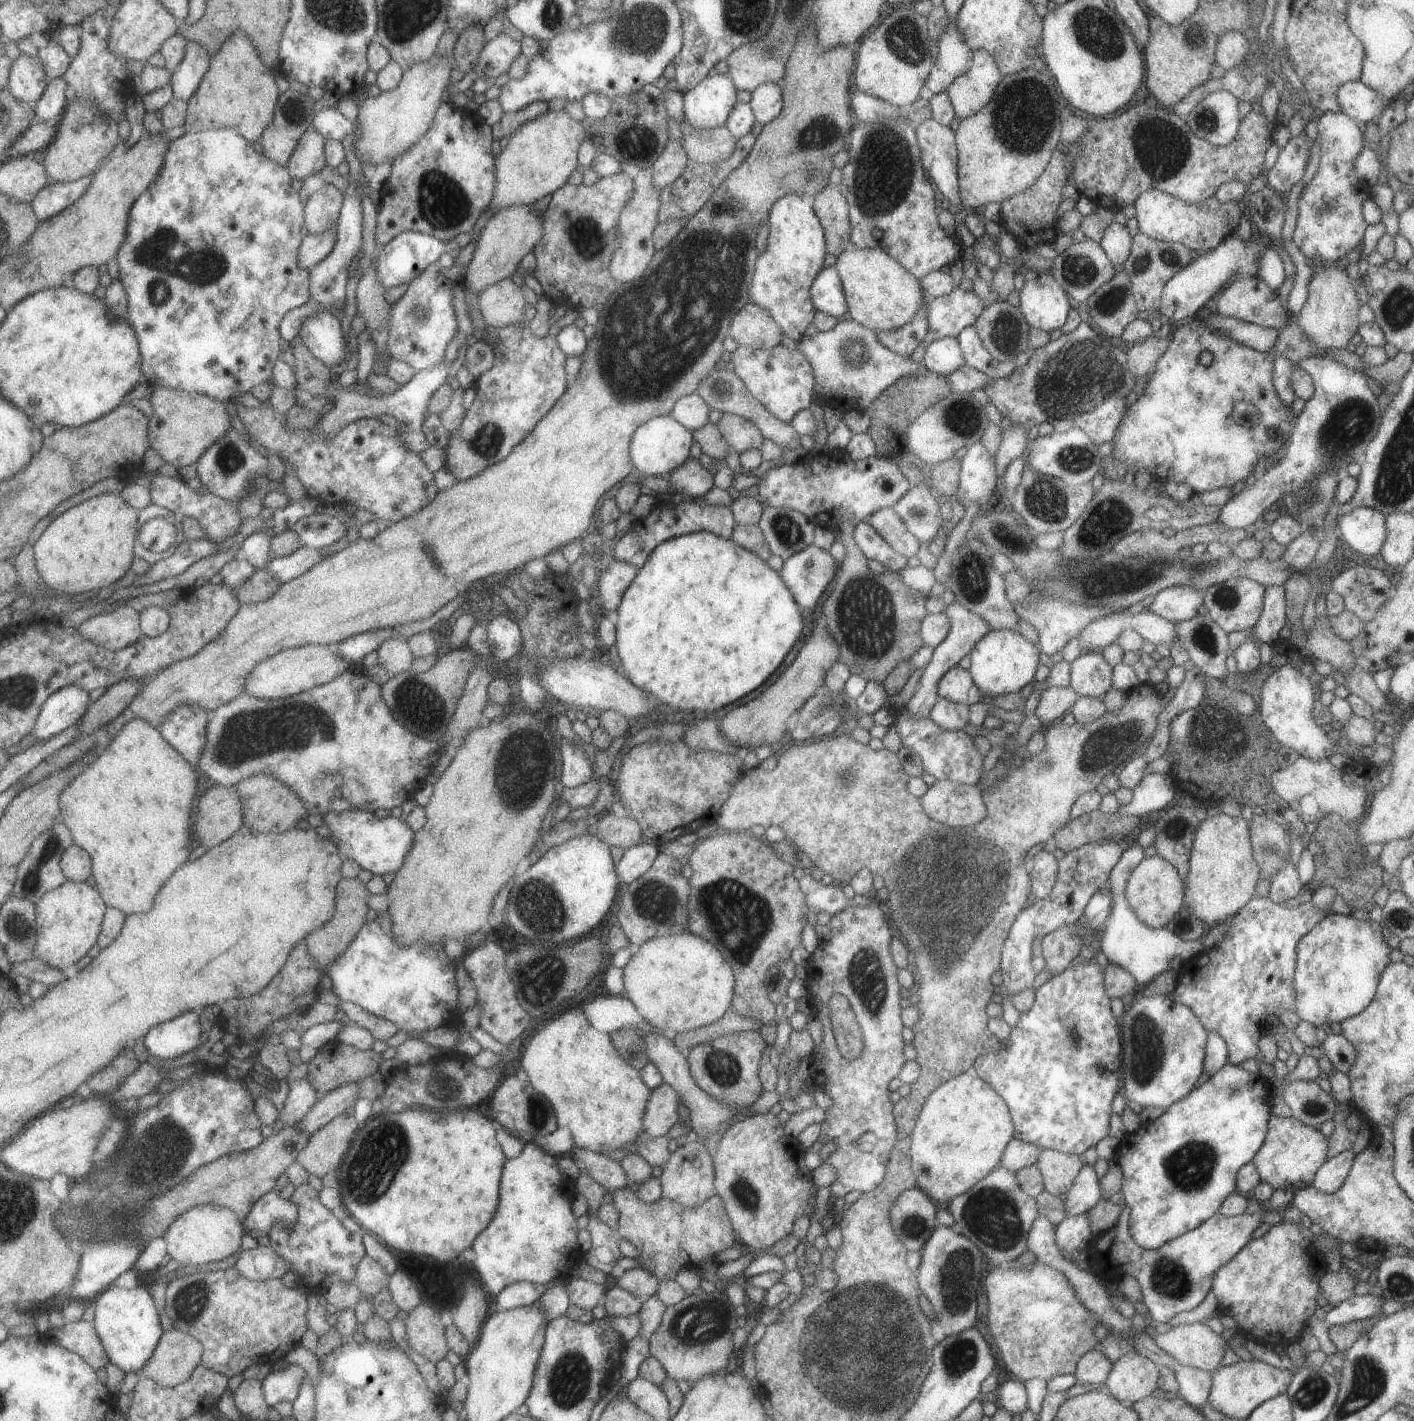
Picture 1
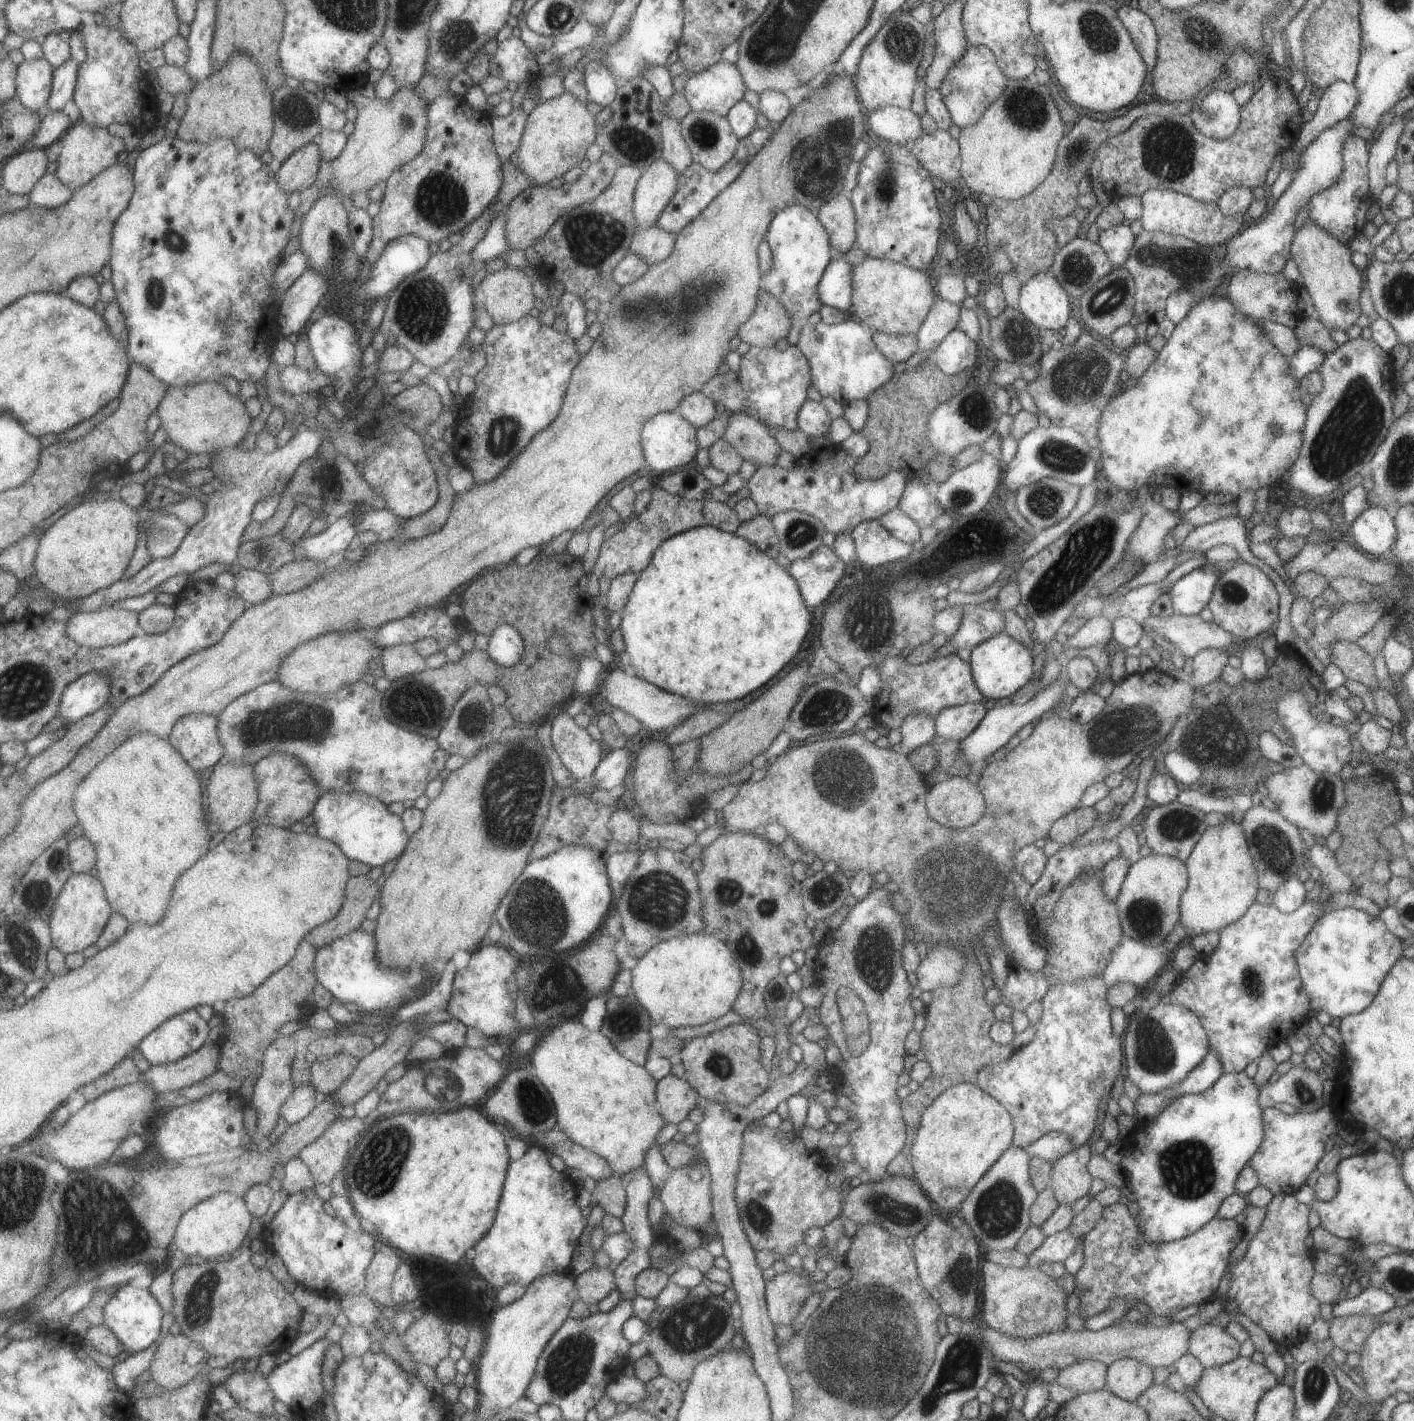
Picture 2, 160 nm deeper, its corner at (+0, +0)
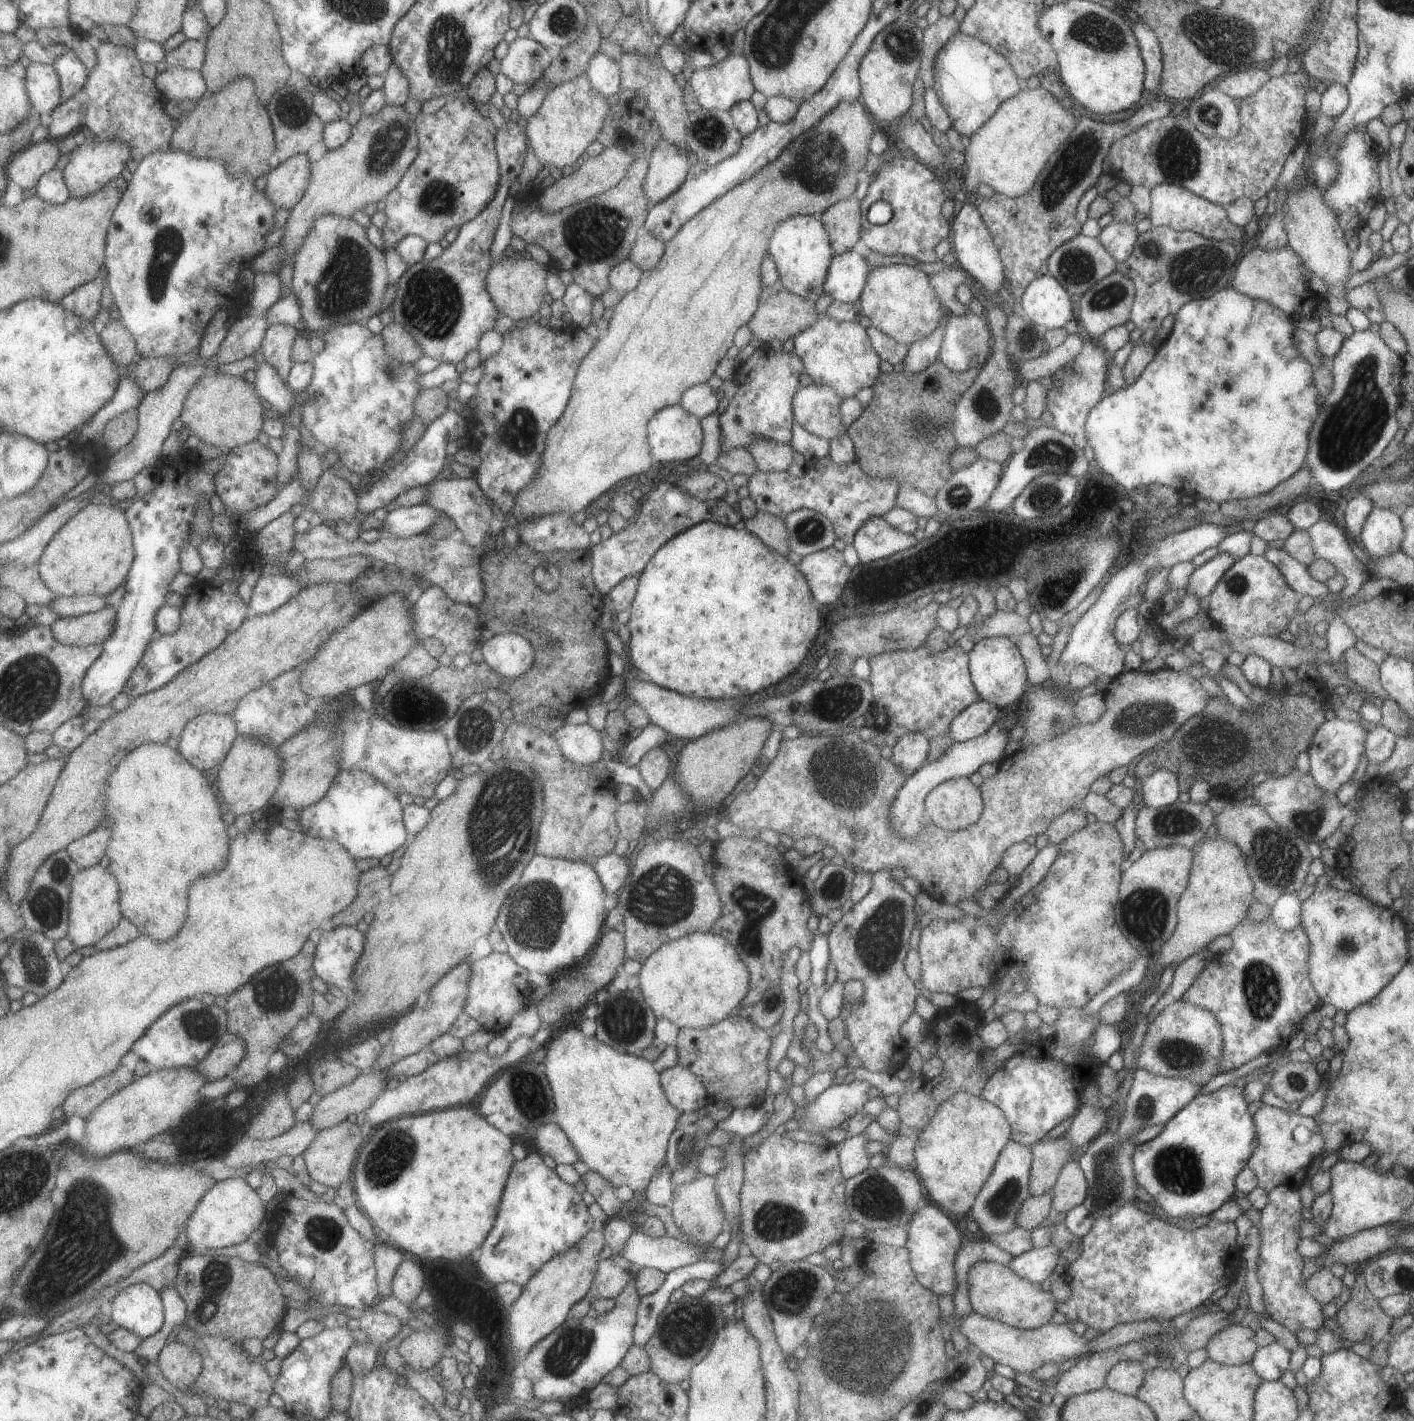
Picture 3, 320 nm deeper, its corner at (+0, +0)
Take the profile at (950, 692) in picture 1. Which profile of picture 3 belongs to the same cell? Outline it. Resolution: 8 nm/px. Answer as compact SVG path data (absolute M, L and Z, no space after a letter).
M957 644L937 654L923 645L913 650L893 650L870 657L868 664L871 672L868 684L873 698L870 713L875 717L873 726L893 734L895 739L907 732L921 732L927 741L948 734L949 722L968 705L981 700L971 683L967 654Z

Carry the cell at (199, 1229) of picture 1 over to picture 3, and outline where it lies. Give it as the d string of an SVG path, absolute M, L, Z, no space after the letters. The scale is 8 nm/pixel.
M227 1178L217 1182L199 1202L186 1227L186 1236L194 1247L219 1249L237 1246L248 1240L247 1236L253 1230L257 1231L261 1220L263 1220L263 1202L259 1199L258 1192L244 1178Z

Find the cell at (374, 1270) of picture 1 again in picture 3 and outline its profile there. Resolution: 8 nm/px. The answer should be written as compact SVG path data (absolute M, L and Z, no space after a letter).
M378 1241L373 1251L373 1257L377 1294L383 1300L392 1296L391 1284L397 1266L404 1259L403 1252L393 1247L390 1243L385 1244Z

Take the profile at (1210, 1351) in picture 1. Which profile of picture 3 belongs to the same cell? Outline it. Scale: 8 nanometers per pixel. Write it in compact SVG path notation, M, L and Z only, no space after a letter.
M1241 1324L1215 1332L1205 1344L1207 1359L1223 1365L1248 1364L1257 1348L1253 1330Z

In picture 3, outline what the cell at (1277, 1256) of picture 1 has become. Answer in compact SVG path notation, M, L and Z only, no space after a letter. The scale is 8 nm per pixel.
M1277 1186L1267 1192L1267 1205L1260 1211L1257 1225L1259 1234L1259 1260L1257 1260L1257 1282L1262 1288L1262 1304L1268 1317L1282 1325L1289 1333L1301 1330L1318 1330L1324 1321L1321 1304L1316 1302L1302 1284L1302 1268L1306 1259L1297 1253L1297 1226L1303 1220L1302 1194L1287 1186Z

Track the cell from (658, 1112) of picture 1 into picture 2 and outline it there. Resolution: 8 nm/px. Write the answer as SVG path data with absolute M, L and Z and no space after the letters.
M670 1073L656 1081L655 1096L656 1108L666 1124L679 1124L695 1108L698 1099L685 1078Z

